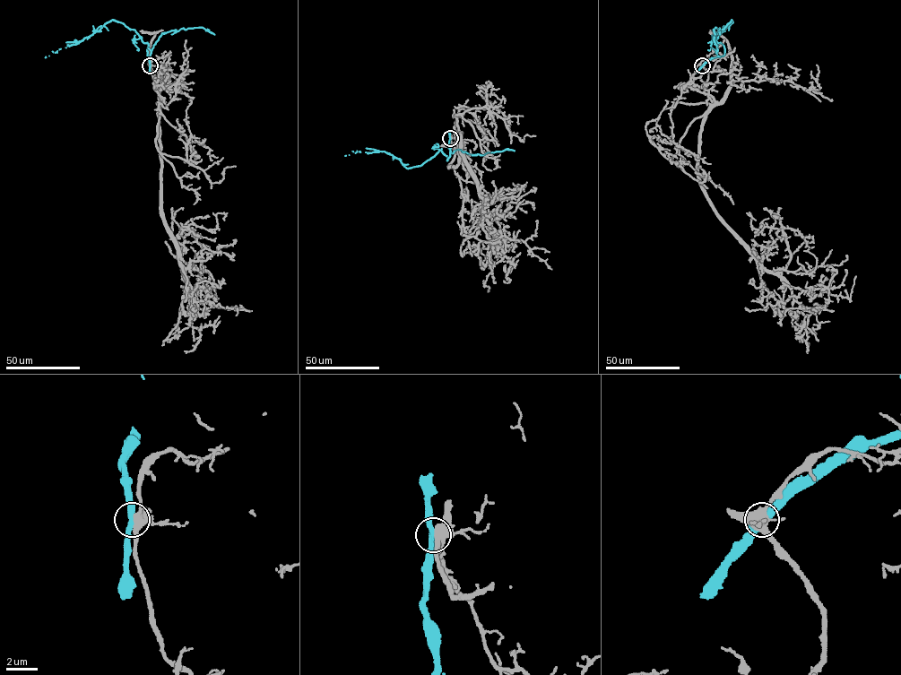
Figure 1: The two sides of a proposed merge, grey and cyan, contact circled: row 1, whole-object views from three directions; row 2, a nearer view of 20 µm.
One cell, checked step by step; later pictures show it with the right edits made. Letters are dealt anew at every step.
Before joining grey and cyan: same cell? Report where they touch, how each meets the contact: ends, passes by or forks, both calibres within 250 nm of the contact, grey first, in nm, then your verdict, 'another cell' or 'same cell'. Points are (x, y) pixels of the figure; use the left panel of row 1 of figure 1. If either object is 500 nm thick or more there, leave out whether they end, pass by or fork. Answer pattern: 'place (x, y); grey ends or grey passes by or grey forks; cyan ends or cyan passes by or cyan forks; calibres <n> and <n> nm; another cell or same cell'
place (150, 65); grey forks; cyan passes by; calibres 480 and 400 nm; another cell

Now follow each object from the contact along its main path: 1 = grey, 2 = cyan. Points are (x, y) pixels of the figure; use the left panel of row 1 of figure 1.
1: (150, 65), (160, 99), (161, 216), (182, 270), (176, 240), (181, 228), (215, 229), (218, 212), (224, 220)
2: (150, 65), (147, 43), (143, 43), (134, 30), (113, 20), (77, 43), (45, 57)

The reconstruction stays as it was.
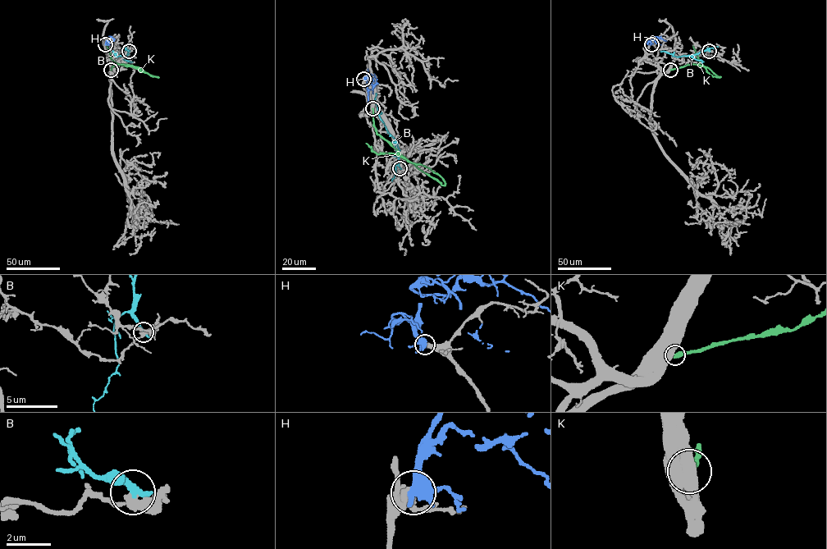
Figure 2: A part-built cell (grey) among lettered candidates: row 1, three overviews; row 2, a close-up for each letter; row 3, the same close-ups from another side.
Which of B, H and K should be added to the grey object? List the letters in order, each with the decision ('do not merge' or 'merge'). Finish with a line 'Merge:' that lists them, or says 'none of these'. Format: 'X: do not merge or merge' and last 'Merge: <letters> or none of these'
B: do not merge
H: do not merge
K: do not merge
Merge: none of these

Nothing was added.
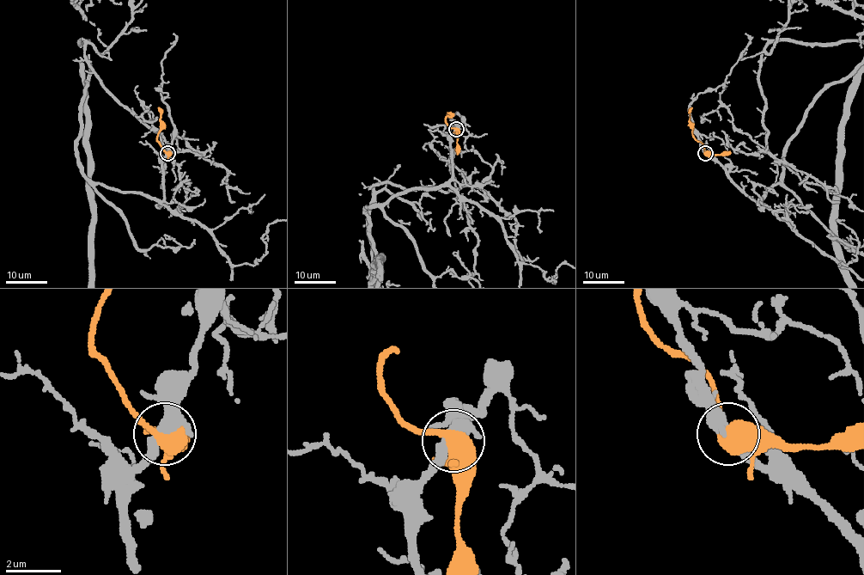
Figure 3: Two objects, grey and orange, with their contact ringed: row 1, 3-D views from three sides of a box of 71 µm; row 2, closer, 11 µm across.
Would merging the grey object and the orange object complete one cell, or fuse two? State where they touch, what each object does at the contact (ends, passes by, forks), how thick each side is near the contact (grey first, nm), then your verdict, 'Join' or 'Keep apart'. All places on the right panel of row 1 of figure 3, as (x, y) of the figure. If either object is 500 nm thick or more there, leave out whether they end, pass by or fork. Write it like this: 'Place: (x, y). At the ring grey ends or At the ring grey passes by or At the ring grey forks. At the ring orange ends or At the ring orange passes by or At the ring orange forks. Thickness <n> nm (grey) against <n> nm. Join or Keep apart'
Place: (705, 153). Thickness 360 nm (grey) against 550 nm. Join

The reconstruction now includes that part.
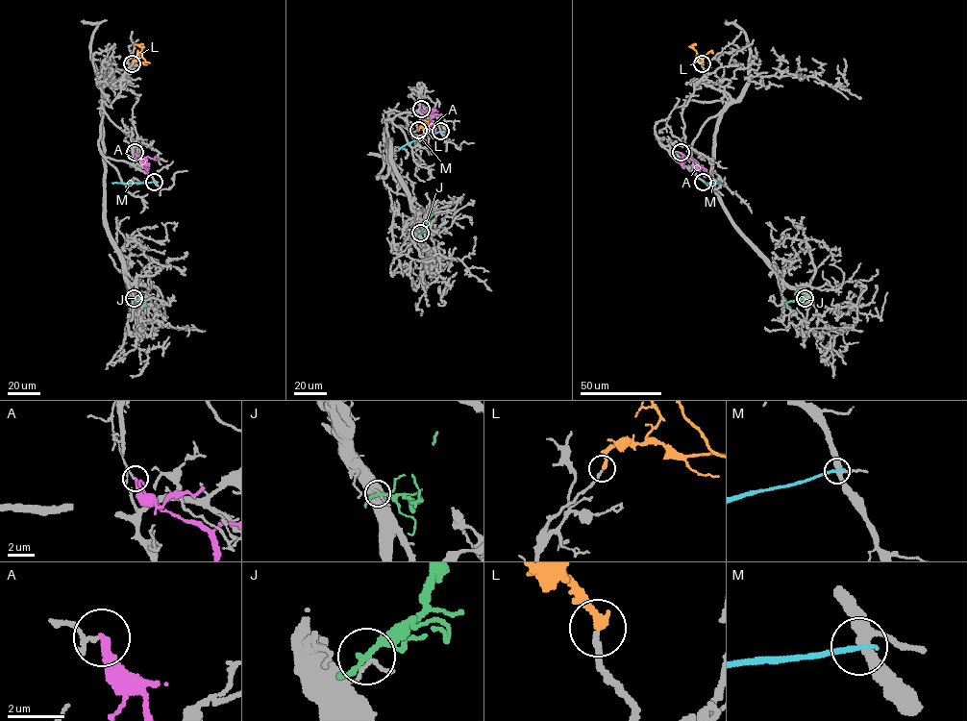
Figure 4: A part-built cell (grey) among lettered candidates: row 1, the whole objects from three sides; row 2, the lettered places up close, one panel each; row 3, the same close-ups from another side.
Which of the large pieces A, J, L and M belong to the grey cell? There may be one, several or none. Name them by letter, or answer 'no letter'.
L

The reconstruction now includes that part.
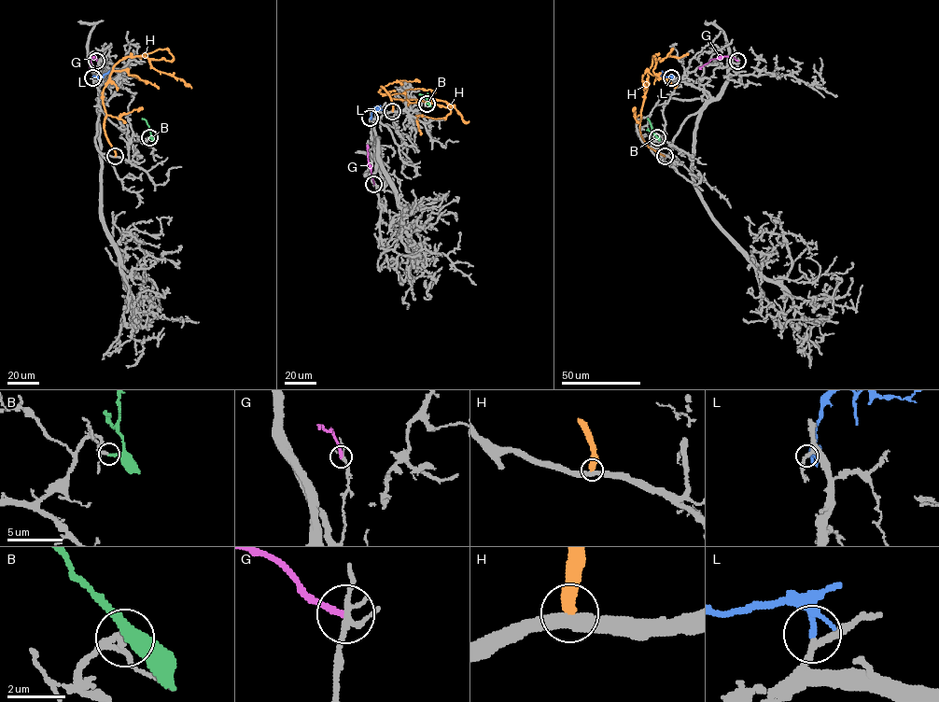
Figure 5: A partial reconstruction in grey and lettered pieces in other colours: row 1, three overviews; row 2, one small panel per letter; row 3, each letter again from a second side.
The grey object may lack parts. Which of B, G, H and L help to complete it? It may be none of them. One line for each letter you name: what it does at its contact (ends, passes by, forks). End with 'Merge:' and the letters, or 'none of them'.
B: It ends there
L: It passes by
Merge: B, L

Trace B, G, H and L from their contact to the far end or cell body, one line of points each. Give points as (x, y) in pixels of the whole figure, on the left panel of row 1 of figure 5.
B: (149, 137), (148, 125), (142, 119)
G: (96, 60), (93, 56), (91, 59), (90, 68)
H: (115, 156), (104, 130), (103, 92), (113, 67), (126, 57), (174, 59), (165, 49), (140, 58), (144, 53)
L: (92, 77), (100, 77), (109, 71)

